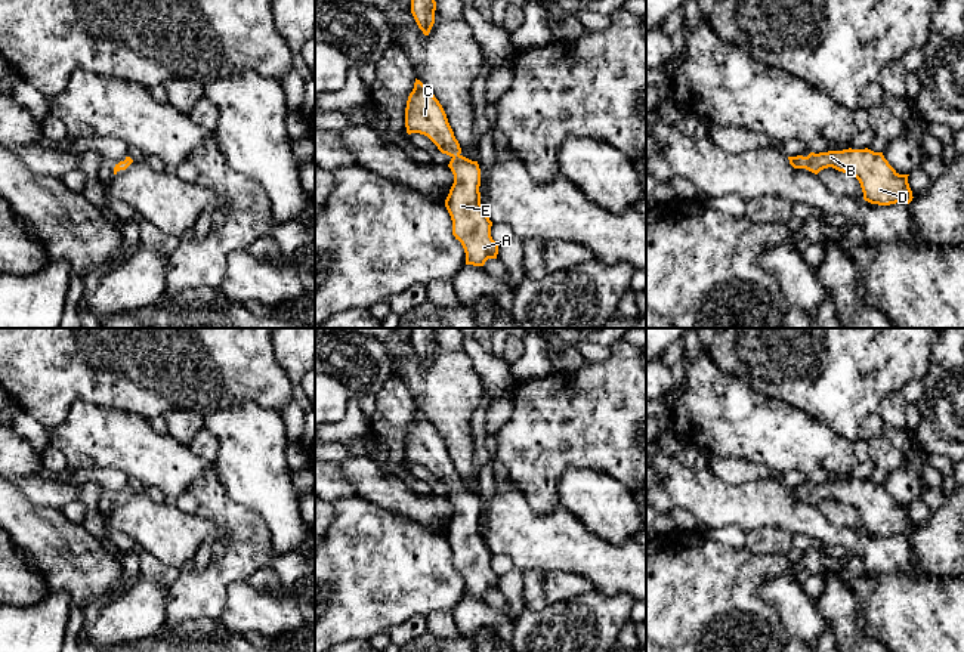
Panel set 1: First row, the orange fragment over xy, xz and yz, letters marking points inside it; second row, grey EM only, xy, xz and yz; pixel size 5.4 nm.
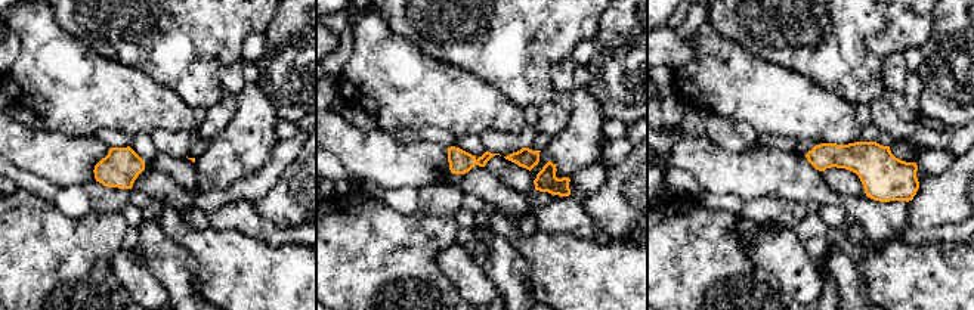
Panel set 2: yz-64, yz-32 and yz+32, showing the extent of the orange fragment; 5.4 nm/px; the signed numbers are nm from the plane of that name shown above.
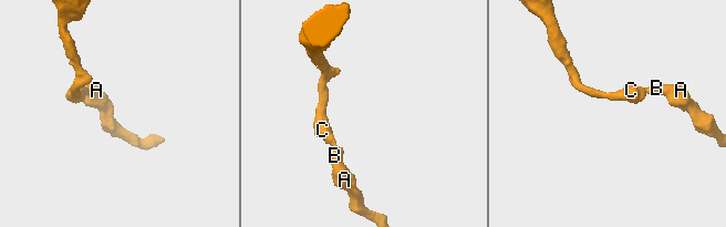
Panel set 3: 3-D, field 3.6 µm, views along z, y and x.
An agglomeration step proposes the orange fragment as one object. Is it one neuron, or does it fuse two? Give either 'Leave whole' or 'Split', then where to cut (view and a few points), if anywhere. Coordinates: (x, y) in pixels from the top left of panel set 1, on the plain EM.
Leave whole. No split

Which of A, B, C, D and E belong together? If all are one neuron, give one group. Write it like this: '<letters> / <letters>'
A B C D E

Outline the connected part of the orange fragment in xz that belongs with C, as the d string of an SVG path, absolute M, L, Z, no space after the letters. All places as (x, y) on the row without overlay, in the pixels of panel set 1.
M415 410L414 420L408 427L405 439L407 464L420 464L427 467L442 485L451 488L448 498L454 506L454 515L445 531L445 538L452 551L452 566L458 571L466 584L466 596L483 597L488 590L497 590L498 577L491 568L492 553L481 535L481 500L478 492L461 486L461 479L448 454L447 445L435 426Z

